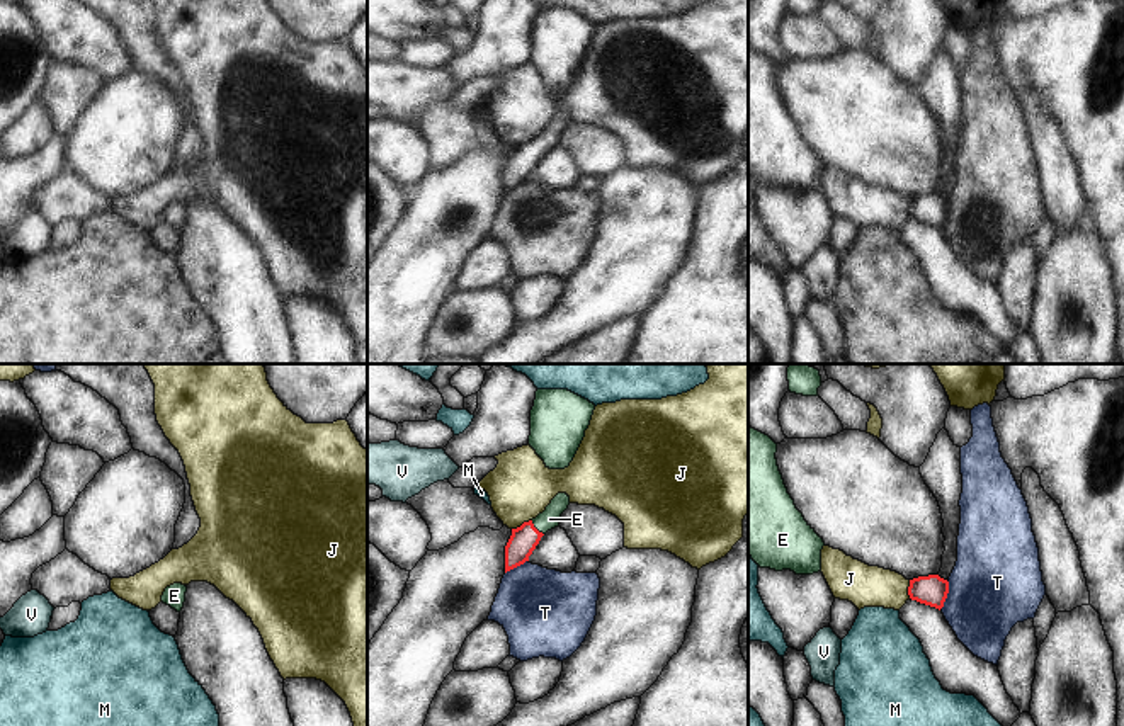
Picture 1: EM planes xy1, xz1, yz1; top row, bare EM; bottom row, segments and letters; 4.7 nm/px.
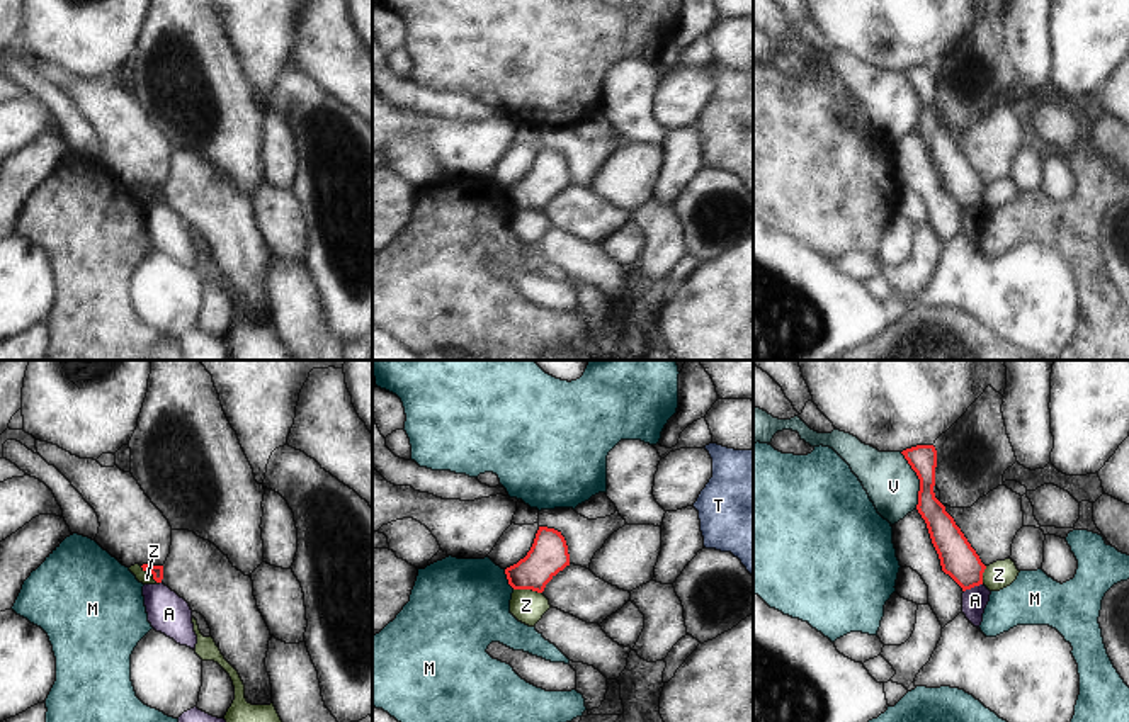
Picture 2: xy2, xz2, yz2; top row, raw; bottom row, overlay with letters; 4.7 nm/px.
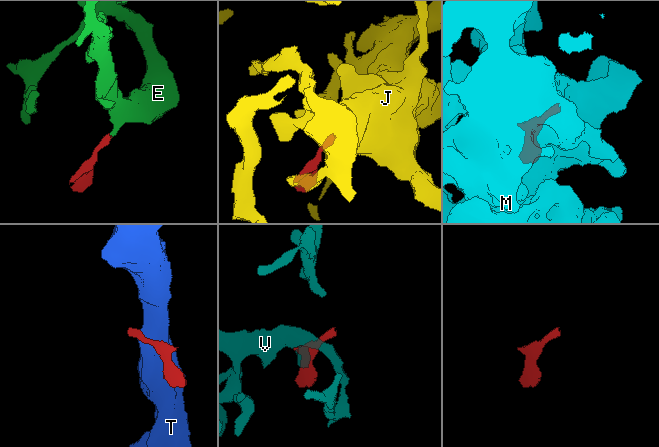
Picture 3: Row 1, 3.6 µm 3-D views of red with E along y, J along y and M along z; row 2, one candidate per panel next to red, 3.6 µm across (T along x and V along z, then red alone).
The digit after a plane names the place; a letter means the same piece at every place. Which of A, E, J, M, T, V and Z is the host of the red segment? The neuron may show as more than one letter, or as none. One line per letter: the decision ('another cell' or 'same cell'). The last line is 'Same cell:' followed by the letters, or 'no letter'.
A: another cell
E: same cell
J: another cell
M: another cell
T: another cell
V: another cell
Z: another cell
Same cell: E

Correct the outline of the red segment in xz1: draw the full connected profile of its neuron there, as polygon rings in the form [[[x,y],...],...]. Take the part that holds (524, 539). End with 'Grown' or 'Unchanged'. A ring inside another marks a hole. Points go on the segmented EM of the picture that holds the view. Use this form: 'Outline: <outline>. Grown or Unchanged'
Outline: [[[558,493],[542,513],[512,529],[512,536],[505,546],[505,573],[529,561],[541,537],[559,525],[559,517],[568,505],[570,496],[566,493]]]. Grown

